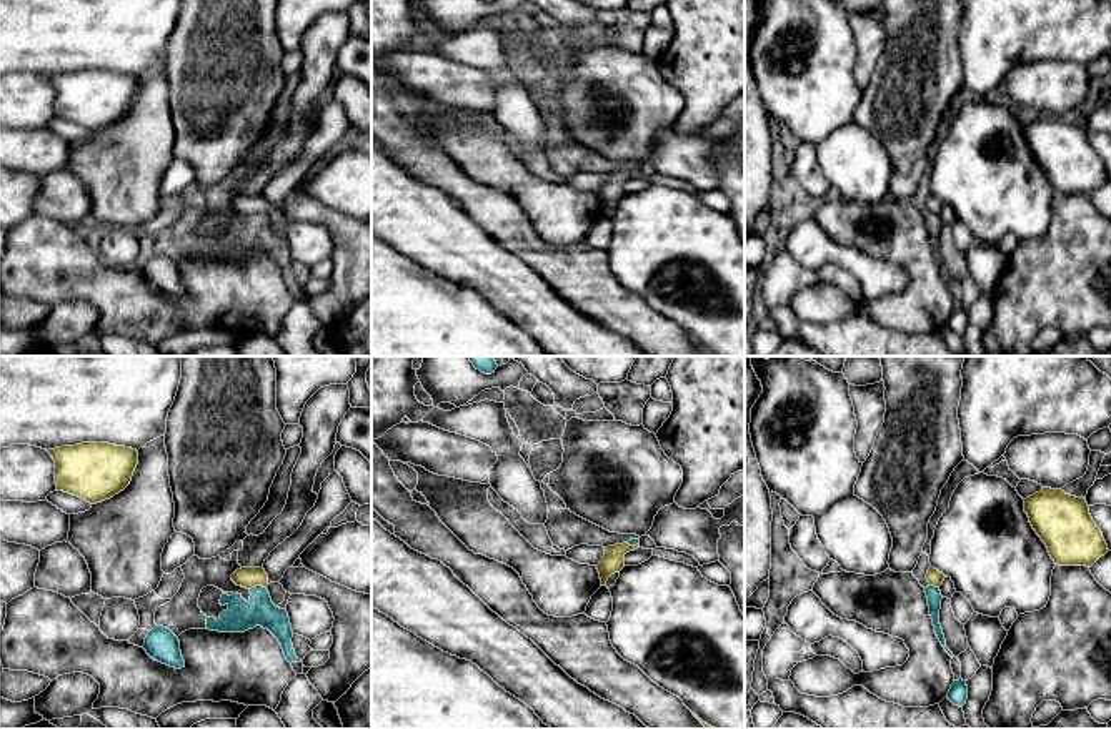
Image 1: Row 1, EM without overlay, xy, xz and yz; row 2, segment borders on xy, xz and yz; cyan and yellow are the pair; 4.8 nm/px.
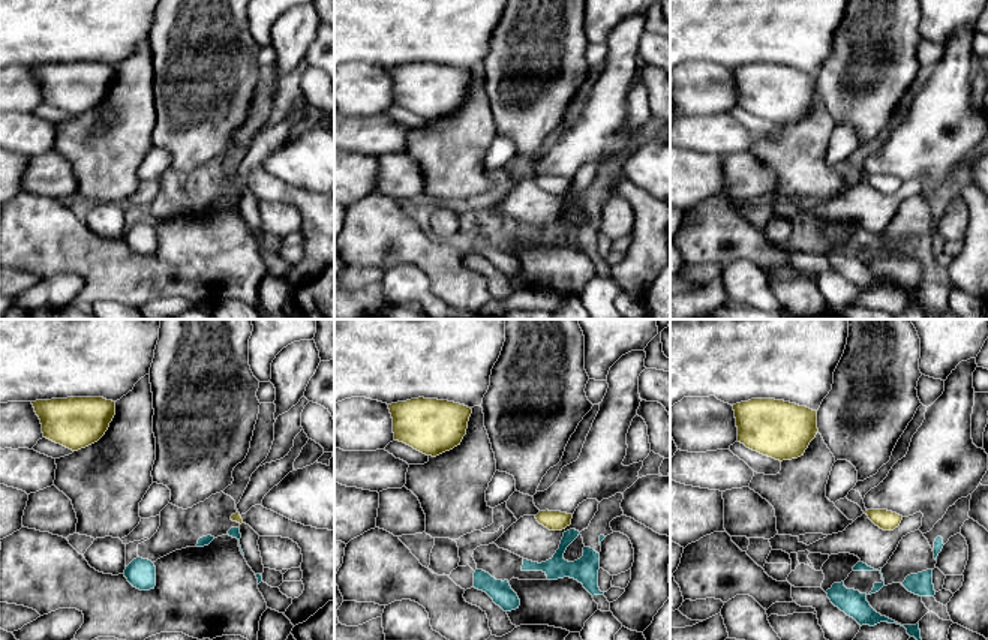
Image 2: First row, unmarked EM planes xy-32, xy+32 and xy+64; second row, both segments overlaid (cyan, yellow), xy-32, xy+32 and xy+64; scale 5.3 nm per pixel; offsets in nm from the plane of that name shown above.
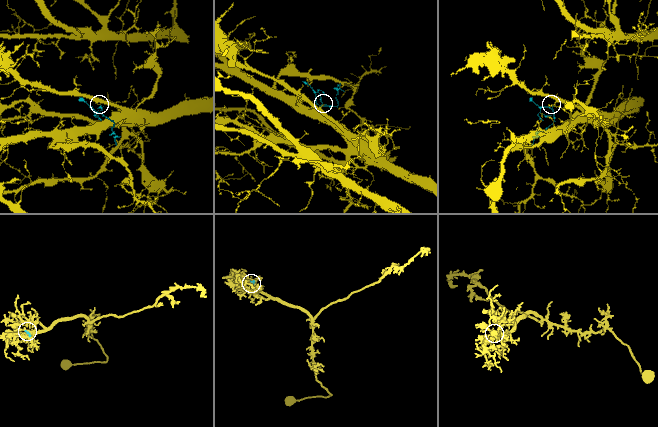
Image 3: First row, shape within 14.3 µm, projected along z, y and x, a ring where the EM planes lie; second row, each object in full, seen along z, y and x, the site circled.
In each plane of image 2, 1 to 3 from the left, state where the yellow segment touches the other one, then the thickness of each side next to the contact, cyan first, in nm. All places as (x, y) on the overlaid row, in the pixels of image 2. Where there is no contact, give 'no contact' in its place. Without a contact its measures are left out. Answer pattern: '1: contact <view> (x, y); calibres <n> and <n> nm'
1: no contact
2: no contact
3: no contact

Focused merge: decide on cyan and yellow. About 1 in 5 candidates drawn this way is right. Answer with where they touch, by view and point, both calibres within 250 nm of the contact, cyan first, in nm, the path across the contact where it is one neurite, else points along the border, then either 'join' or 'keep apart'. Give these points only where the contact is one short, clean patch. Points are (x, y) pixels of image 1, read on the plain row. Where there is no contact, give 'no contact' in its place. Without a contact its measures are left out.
xy (257, 213) | 150/100 nm | along xy (265, 213), (254, 213), (250, 217) | keep apart

